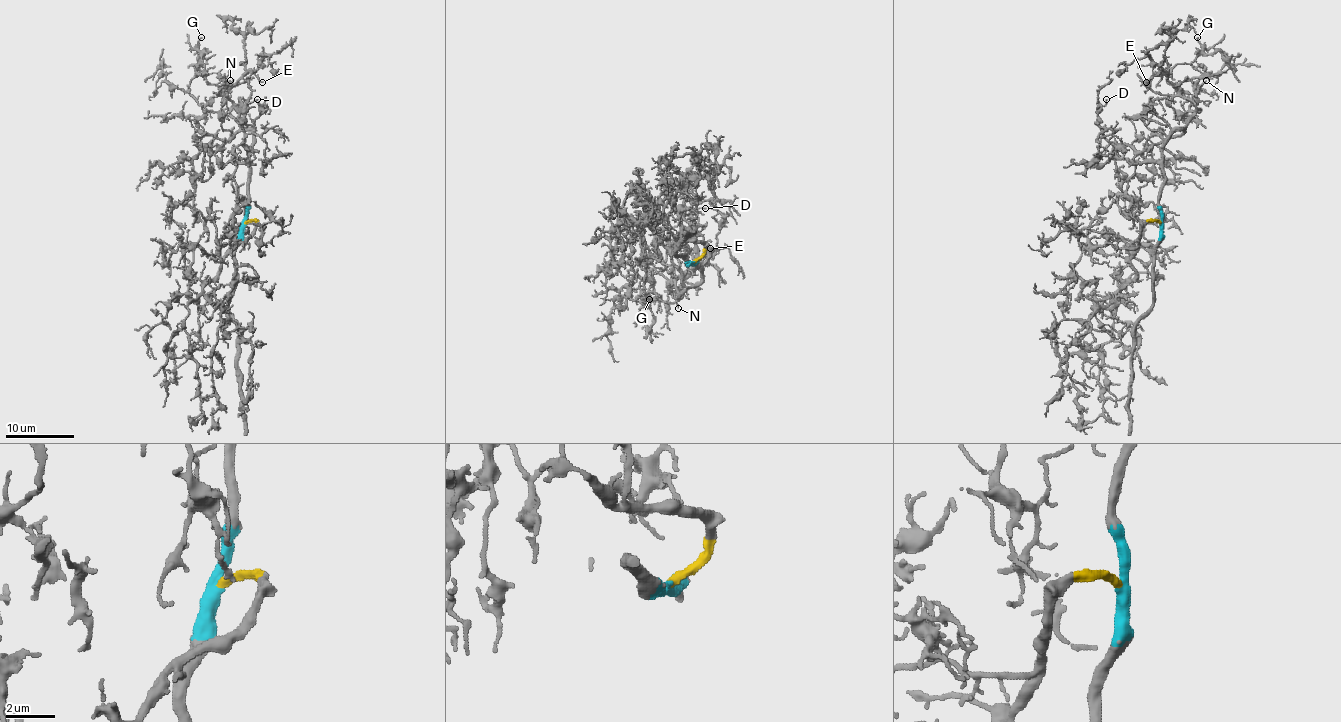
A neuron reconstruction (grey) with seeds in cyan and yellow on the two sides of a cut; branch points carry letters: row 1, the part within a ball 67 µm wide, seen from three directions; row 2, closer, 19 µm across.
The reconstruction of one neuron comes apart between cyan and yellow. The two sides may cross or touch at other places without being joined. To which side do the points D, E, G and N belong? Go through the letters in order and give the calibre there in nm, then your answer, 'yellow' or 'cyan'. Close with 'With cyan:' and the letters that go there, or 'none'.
D: 110 nm thick; cyan
E: 120 nm thick; cyan
G: 110 nm thick; cyan
N: 100 nm thick; cyan
With cyan: D, E, G, N

